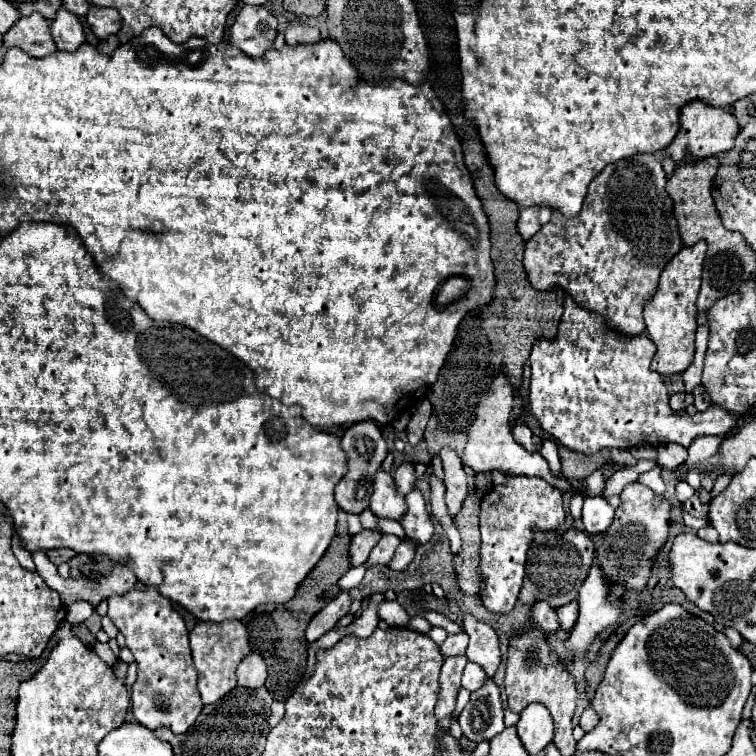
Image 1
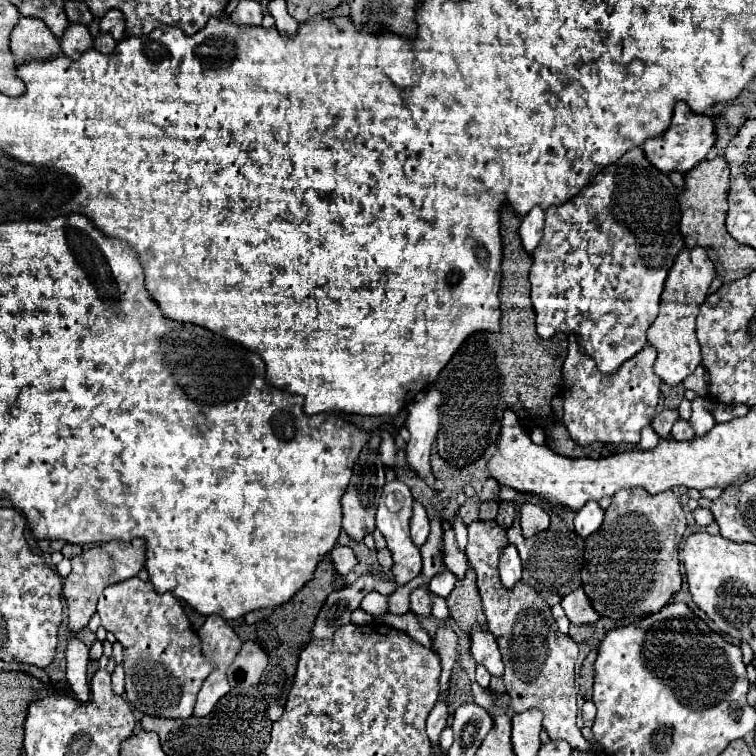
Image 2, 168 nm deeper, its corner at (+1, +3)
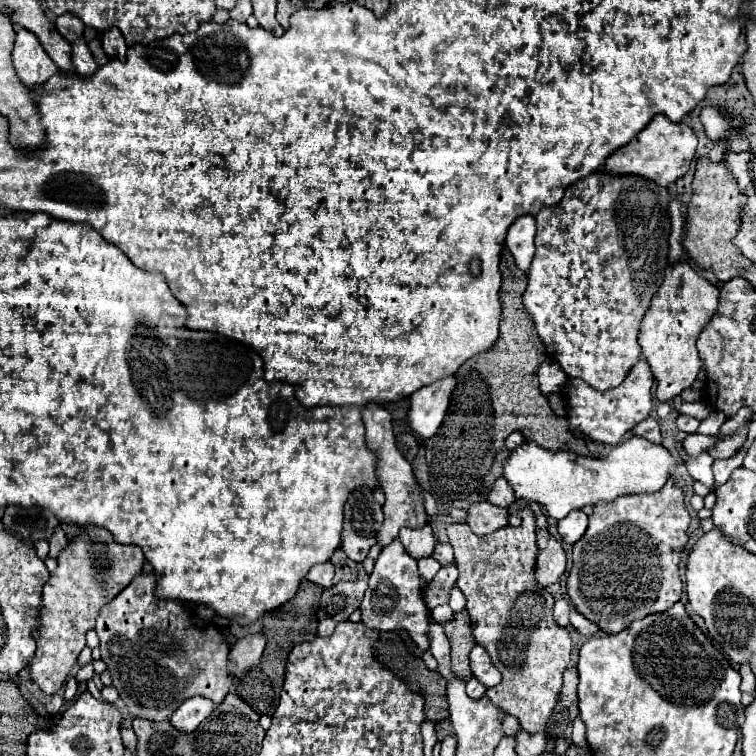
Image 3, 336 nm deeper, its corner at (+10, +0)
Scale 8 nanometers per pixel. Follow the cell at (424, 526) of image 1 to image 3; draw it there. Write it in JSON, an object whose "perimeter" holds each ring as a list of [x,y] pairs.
{"perimeter":[[[426,526],[422,530],[400,530],[400,540],[402,540],[406,552],[416,560],[432,556],[434,546],[436,546],[436,538],[434,538],[430,526]]]}

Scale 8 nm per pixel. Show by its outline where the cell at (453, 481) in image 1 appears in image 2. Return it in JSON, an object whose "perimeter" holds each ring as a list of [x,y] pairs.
{"perimeter":[[[455,513],[453,531],[455,531],[455,537],[457,537],[459,547],[463,547],[463,549],[465,549],[465,545],[467,545],[467,525],[465,525],[465,521],[461,519],[461,515],[459,515],[459,513]]]}

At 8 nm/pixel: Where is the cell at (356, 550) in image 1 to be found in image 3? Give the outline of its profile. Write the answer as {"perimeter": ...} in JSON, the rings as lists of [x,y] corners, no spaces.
{"perimeter":[[[330,562],[318,564],[306,574],[306,580],[314,582],[314,584],[318,584],[322,588],[330,588],[332,586],[332,578],[334,578],[334,566]]]}

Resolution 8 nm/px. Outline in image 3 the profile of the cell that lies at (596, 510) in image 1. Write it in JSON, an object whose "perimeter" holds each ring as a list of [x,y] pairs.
{"perimeter":[[[574,510],[566,518],[558,520],[558,534],[562,542],[576,544],[584,536],[586,526],[588,526],[588,516],[582,510]]]}

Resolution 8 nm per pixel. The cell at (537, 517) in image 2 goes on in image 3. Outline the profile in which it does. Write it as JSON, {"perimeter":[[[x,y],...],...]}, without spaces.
{"perimeter":[[[522,510],[522,524],[518,528],[506,526],[498,528],[492,534],[478,536],[470,530],[468,524],[450,524],[446,528],[450,546],[454,548],[456,556],[456,568],[458,568],[458,588],[468,600],[468,614],[472,622],[472,634],[480,646],[486,648],[486,652],[492,658],[492,664],[500,670],[502,682],[490,690],[486,690],[486,696],[502,708],[506,714],[518,718],[520,726],[534,734],[542,732],[546,728],[546,722],[556,706],[558,690],[562,686],[562,672],[566,670],[570,662],[572,652],[572,640],[568,634],[568,628],[562,628],[556,624],[552,616],[554,598],[552,594],[540,586],[534,578],[536,568],[536,526],[534,526],[534,514],[530,510]]]}

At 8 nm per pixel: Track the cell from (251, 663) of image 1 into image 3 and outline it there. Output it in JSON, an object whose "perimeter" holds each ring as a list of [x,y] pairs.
{"perimeter":[[[262,632],[248,634],[248,636],[240,638],[240,640],[236,640],[236,644],[232,646],[230,656],[228,656],[230,672],[236,678],[240,678],[250,666],[254,666],[254,664],[260,662],[264,646],[266,646],[266,638],[264,638]]]}

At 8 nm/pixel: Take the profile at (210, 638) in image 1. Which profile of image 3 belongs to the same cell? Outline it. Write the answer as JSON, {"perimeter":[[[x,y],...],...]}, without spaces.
{"perimeter":[[[194,696],[182,702],[182,706],[172,714],[170,724],[182,734],[192,734],[200,726],[200,722],[214,712],[214,706],[216,706],[214,702],[202,696]]]}

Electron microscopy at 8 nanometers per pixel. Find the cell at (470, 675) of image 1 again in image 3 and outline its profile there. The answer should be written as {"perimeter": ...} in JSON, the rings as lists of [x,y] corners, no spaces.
{"perimeter":[[[472,676],[468,682],[466,682],[466,694],[470,698],[482,698],[486,694],[486,688]]]}

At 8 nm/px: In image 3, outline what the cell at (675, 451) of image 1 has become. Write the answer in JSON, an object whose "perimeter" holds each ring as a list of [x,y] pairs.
{"perimeter":[[[680,414],[676,424],[678,424],[678,428],[680,428],[682,432],[686,432],[686,434],[694,434],[696,428],[698,428],[698,420],[692,418],[692,416],[686,416],[686,414]]]}

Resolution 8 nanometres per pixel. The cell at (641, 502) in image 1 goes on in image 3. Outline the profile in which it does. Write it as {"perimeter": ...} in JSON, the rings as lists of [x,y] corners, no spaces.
{"perimeter":[[[672,476],[654,494],[618,496],[614,502],[594,504],[594,510],[588,516],[588,530],[572,550],[572,568],[568,574],[566,592],[574,608],[584,618],[598,624],[606,634],[618,634],[618,630],[628,628],[630,622],[674,606],[682,598],[678,564],[688,542],[688,524],[690,514],[684,504],[684,492]]]}

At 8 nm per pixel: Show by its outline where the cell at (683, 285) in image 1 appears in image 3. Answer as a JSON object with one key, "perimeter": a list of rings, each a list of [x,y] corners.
{"perimeter":[[[678,262],[666,268],[664,282],[652,298],[650,314],[646,314],[638,338],[642,354],[656,378],[656,398],[660,402],[676,398],[682,390],[696,382],[702,370],[696,340],[718,310],[718,296],[720,290],[704,280],[688,262]]]}

